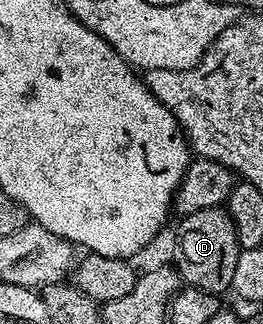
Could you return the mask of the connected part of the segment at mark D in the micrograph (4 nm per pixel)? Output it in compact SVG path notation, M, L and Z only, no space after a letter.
M217 207L194 211L190 215L180 217L178 223L180 223L180 226L176 229L176 262L174 262L174 268L180 274L181 282L185 286L192 286L215 295L222 294L223 289L225 291L231 290L234 267L238 267L238 255L241 248L238 243L236 228L227 208Z

